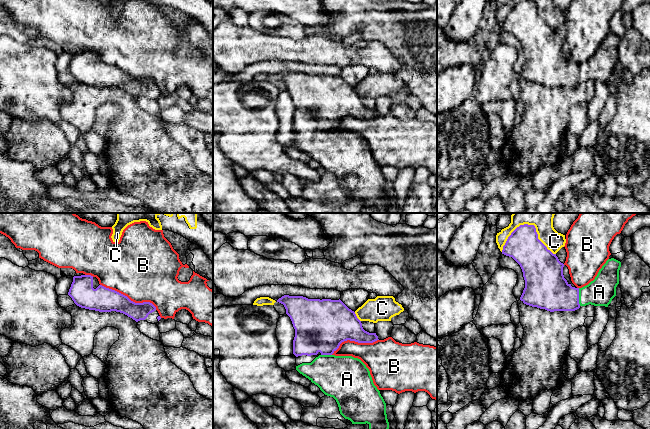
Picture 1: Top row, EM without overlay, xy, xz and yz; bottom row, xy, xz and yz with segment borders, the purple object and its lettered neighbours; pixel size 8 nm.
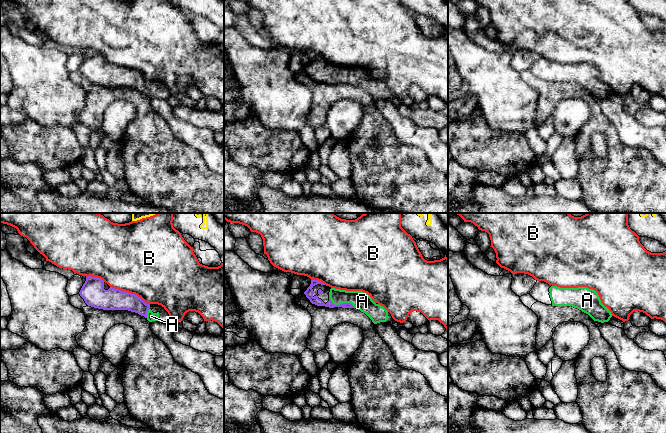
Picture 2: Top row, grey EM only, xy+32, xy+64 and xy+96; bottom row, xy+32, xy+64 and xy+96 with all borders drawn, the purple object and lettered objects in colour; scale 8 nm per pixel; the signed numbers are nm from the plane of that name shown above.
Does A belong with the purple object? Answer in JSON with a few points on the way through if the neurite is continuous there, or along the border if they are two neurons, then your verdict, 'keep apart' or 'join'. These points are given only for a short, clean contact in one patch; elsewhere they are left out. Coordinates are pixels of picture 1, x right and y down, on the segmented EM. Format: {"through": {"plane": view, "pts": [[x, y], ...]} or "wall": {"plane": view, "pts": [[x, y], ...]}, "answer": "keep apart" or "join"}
{"through": {"plane": "yz", "pts": [[548, 289], [563, 297], [578, 297], [599, 292]]}, "answer": "join"}

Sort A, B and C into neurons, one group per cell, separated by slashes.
A / B / C

